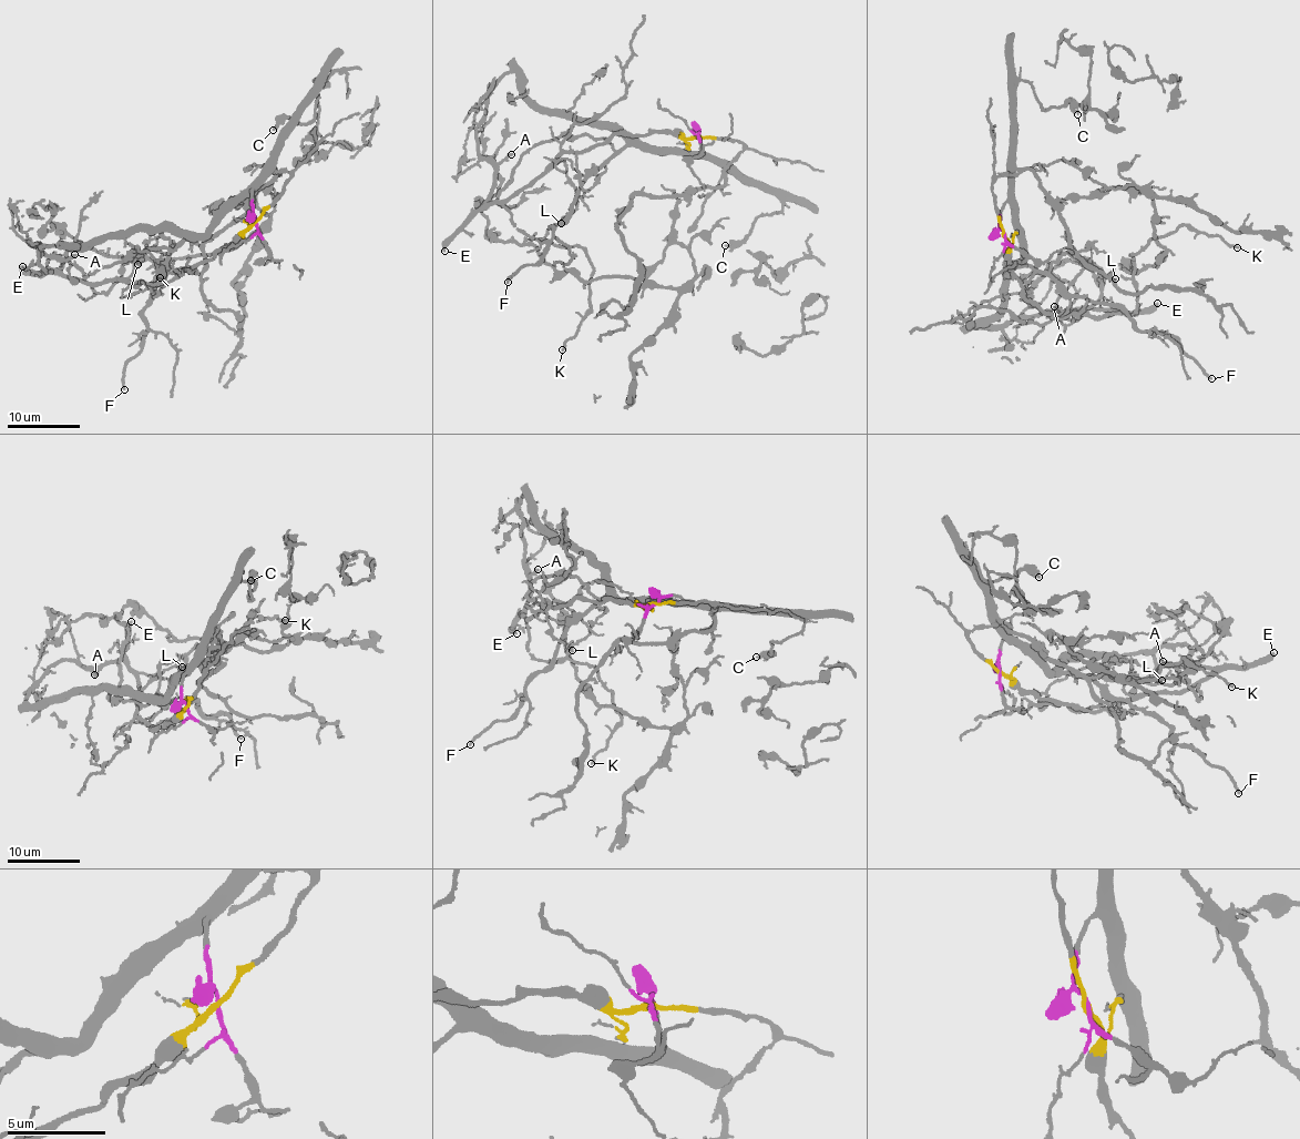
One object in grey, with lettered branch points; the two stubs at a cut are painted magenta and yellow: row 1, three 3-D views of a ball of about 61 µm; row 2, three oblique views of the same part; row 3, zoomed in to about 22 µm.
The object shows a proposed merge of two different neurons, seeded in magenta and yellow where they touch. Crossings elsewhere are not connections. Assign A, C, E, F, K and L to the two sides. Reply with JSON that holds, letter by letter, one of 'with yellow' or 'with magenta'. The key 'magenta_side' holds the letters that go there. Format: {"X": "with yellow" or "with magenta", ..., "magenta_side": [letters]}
{"A": "with yellow", "C": "with magenta", "E": "with yellow", "F": "with magenta", "K": "with yellow", "L": "with magenta", "magenta_side": ["C", "F", "L"]}

